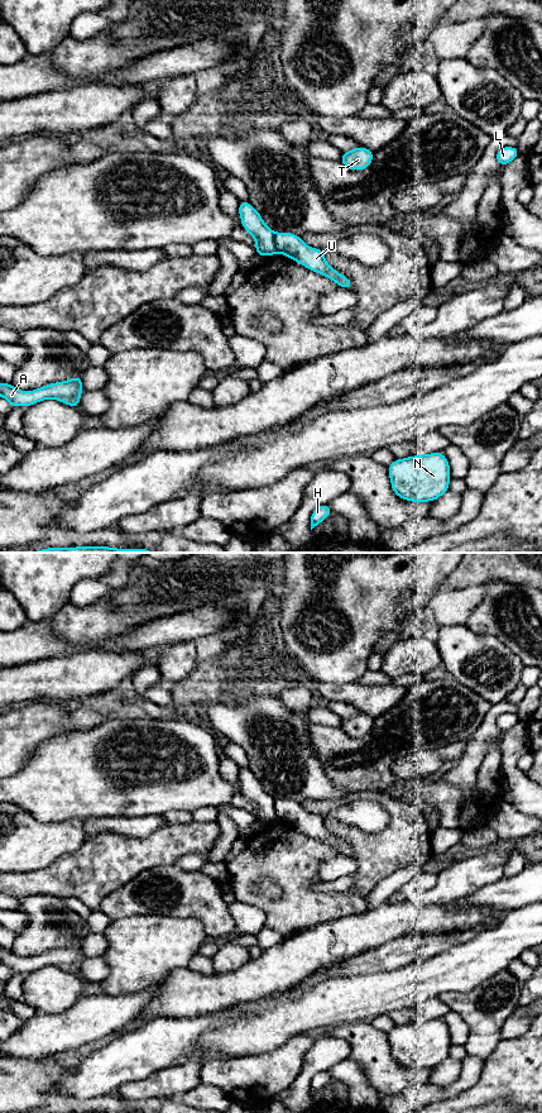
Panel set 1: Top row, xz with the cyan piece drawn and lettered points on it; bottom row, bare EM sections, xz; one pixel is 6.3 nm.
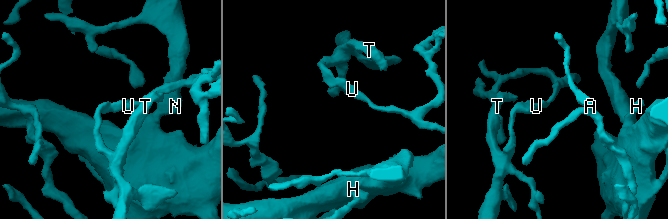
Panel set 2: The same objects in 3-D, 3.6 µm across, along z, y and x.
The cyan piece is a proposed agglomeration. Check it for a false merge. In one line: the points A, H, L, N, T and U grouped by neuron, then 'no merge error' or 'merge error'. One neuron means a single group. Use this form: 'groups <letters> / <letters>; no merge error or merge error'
groups A H L N U / T; merge error

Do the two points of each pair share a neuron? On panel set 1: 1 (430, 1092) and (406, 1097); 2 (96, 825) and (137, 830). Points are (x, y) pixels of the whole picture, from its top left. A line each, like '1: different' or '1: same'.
1: same
2: same

